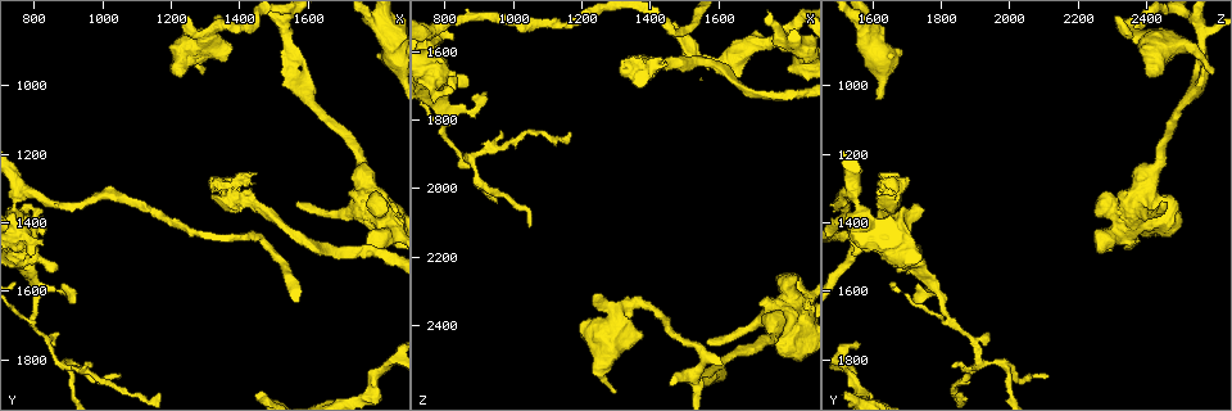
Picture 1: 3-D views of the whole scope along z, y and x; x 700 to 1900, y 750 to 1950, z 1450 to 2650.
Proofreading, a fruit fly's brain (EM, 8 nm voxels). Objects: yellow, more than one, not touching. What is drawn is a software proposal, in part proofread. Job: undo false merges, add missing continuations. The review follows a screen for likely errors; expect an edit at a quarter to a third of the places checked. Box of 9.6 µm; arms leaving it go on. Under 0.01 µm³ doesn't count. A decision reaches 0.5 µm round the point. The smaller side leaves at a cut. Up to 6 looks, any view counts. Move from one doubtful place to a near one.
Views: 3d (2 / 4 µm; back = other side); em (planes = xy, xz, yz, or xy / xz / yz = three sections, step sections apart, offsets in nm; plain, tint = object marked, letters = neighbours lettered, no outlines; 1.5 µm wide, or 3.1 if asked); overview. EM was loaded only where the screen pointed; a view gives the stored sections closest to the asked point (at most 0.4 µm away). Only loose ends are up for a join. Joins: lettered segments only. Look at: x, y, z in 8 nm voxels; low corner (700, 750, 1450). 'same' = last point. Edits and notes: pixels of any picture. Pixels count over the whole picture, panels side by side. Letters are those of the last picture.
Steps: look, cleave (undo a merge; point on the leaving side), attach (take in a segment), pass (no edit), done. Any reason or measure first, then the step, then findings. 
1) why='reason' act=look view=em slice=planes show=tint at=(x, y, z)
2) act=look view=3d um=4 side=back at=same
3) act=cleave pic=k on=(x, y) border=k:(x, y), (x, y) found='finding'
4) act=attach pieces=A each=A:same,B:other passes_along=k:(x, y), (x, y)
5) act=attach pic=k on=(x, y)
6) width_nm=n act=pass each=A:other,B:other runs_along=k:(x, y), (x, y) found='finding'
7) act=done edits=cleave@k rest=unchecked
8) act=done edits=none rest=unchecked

why='a fork' act=look view=em slice=planes show=plain at=(790, 1690, 1810)

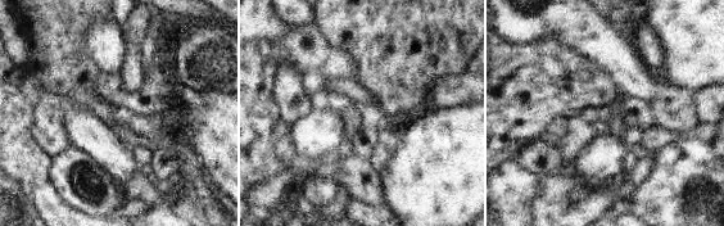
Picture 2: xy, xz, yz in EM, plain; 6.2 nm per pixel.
act=look view=em slice=planes show=letters at=same

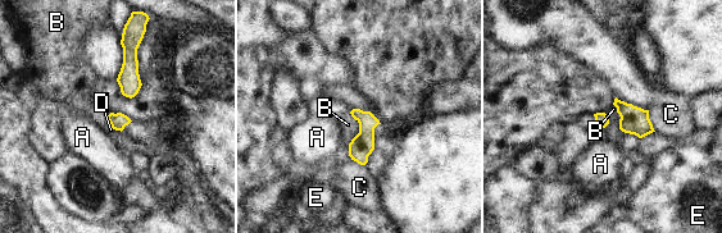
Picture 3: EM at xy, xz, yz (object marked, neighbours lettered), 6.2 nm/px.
act=pass each=A:other,B:other,C:other,D:other,E:other found='one neuron here'

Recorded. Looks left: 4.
why='an open end' act=look view=3d um=4 at=(830, 1470, 1550)

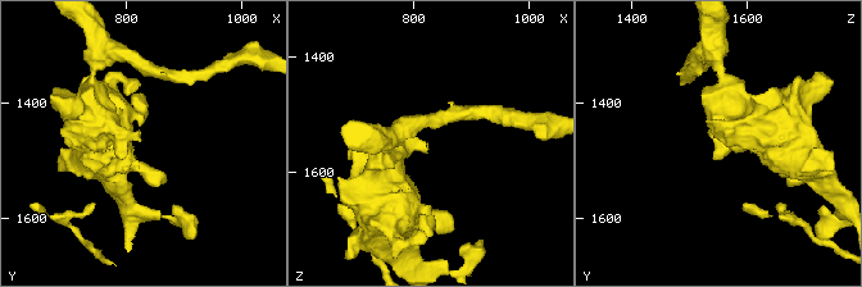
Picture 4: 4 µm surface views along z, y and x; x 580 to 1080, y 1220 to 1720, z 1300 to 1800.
why='now the EM' act=look view=em slice=xy step=8 show=tint at=(820, 1470, 1560)

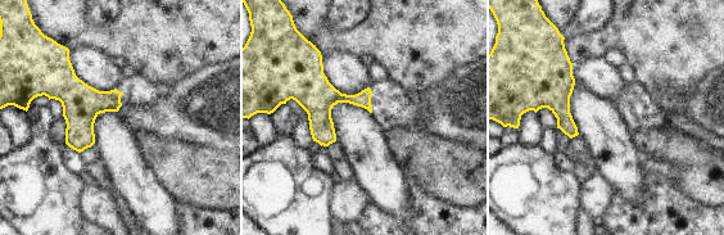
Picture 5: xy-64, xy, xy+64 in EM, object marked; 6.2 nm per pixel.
act=look view=em slice=xy step=8 show=letters at=same

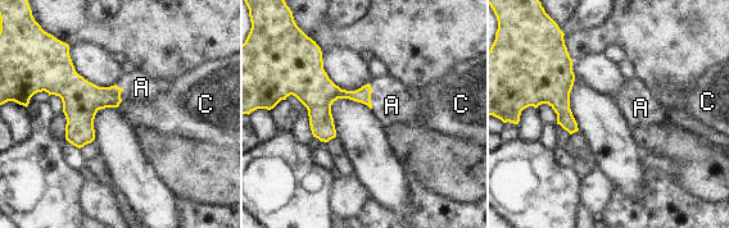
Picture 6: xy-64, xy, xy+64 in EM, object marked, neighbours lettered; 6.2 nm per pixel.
act=attach pieces=A each=A:same,C:other passes_along=6:(362, 95), (371, 104), (392, 105) found='it goes on there'

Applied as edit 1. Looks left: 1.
act=done edits=attach@6 rest=unchecked

